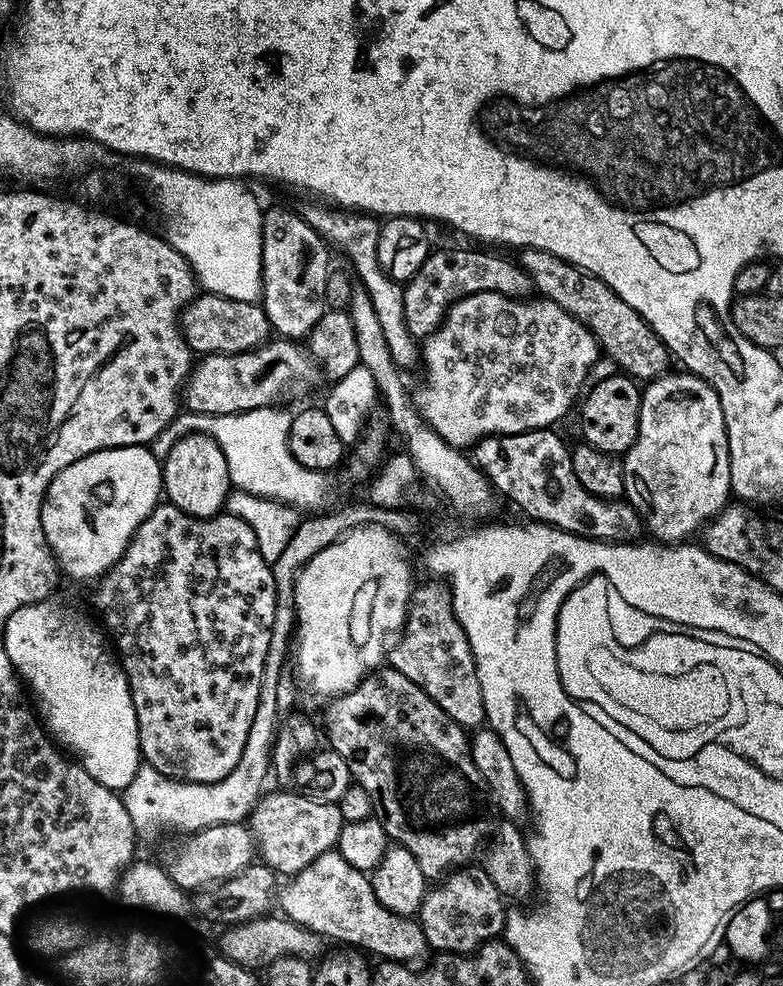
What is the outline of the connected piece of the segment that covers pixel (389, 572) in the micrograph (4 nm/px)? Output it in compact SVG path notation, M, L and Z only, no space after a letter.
M363 525L345 533L324 550L319 550L297 574L294 586L294 672L299 683L305 689L308 687L314 695L335 698L354 692L366 677L385 663L388 635L403 629L414 587L412 564L408 561L408 548L404 544L407 543L395 532L381 525Z

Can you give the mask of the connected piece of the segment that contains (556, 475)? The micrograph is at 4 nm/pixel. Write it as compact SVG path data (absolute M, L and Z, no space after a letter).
M535 428L509 436L485 436L471 445L470 456L493 489L499 495L501 492L510 503L517 504L528 515L525 517L529 521L549 524L591 540L606 540L610 544L631 544L645 535L644 522L627 499L603 500L601 496L590 494L590 490L578 482L578 474L574 474L572 465L572 453L567 447L564 449L563 438L552 428Z

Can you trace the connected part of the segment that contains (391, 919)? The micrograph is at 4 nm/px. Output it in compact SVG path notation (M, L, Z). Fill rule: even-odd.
M335 850L322 854L310 862L302 871L296 873L287 881L288 884L279 889L278 908L287 919L301 924L309 932L317 932L325 941L337 940L340 944L353 944L353 949L363 950L365 953L373 952L374 955L380 956L381 961L399 960L401 962L416 962L423 952L429 951L426 938L422 934L419 923L415 919L407 918L394 914L378 902L378 898L372 889L371 879L365 873L354 870L346 858Z

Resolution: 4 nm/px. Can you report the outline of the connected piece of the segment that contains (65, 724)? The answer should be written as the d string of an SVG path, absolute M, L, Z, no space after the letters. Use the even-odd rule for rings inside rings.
M49 598L41 600L39 604L25 604L14 614L10 614L10 618L2 626L2 646L10 662L16 667L21 681L31 691L33 688L45 704L45 716L42 716L42 720L47 731L69 753L77 752L80 755L77 756L78 762L98 783L113 790L121 790L134 778L142 763L138 718L128 676L124 673L117 653L110 647L101 625L91 624L78 609L67 608L54 601L55 599Z

